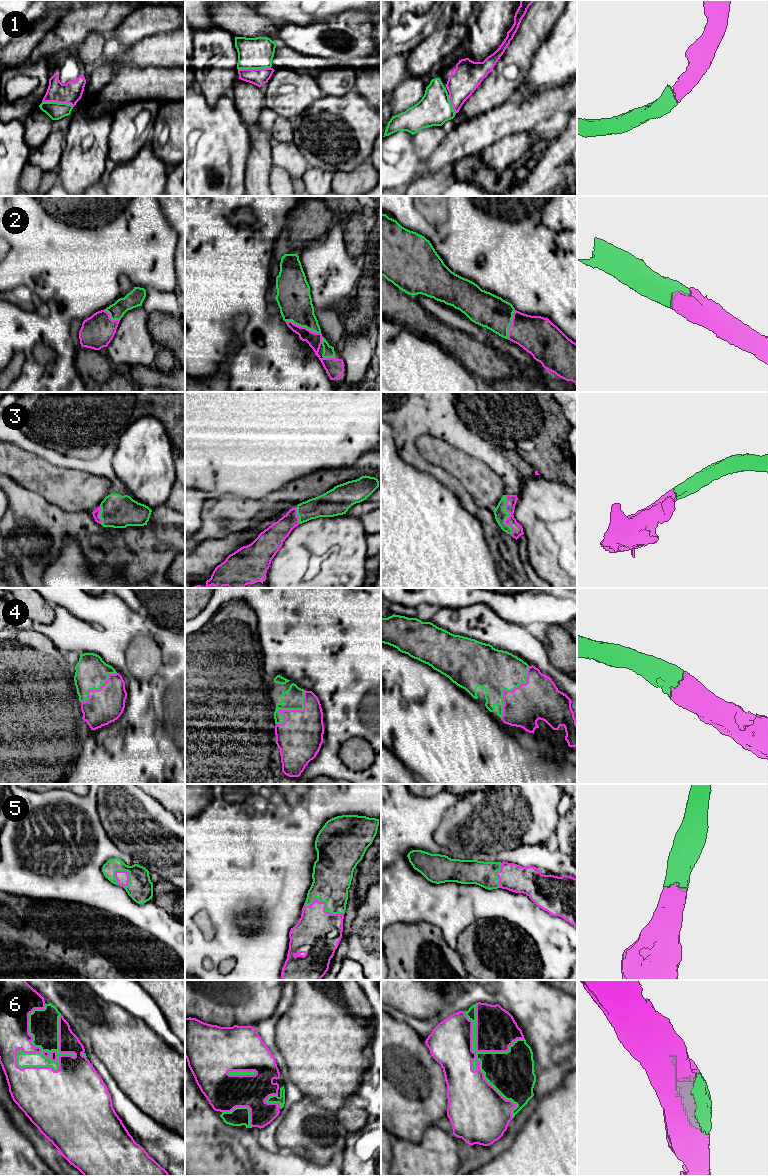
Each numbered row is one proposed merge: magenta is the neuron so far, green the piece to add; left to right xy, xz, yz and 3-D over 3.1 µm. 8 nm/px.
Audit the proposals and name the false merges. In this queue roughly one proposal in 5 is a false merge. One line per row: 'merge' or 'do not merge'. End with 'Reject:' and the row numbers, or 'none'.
1: merge
2: merge
3: merge
4: merge
5: merge
6: merge
Reject: none

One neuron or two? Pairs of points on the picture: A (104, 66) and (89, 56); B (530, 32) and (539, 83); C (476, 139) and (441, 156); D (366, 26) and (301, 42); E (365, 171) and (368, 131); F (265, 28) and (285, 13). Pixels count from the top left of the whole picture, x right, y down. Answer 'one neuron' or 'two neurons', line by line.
A: two neurons
B: two neurons
C: one neuron
D: one neuron
E: two neurons
F: two neurons

